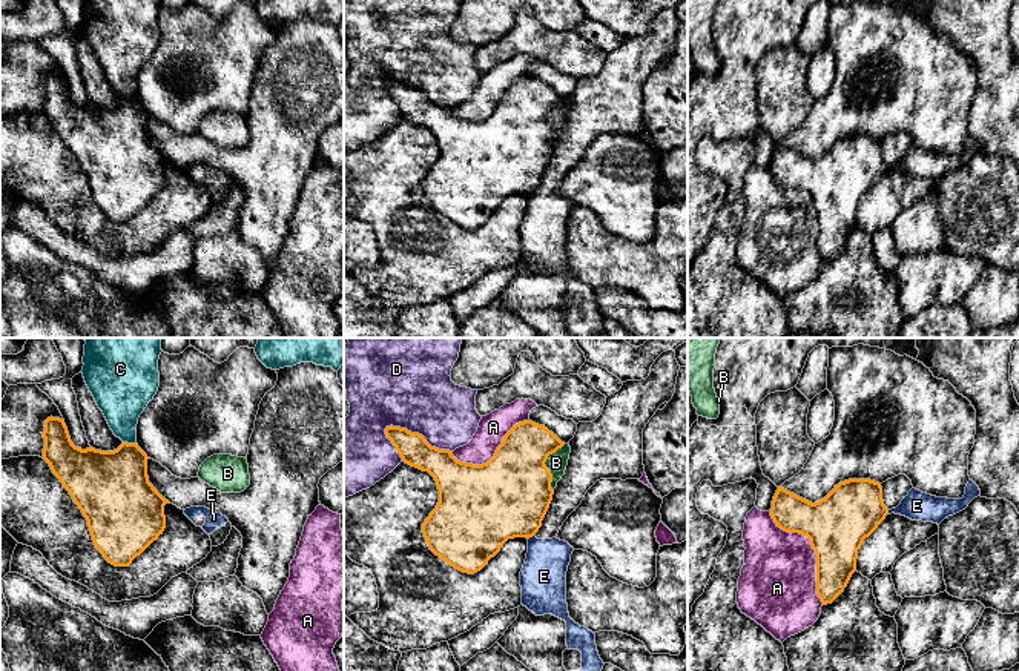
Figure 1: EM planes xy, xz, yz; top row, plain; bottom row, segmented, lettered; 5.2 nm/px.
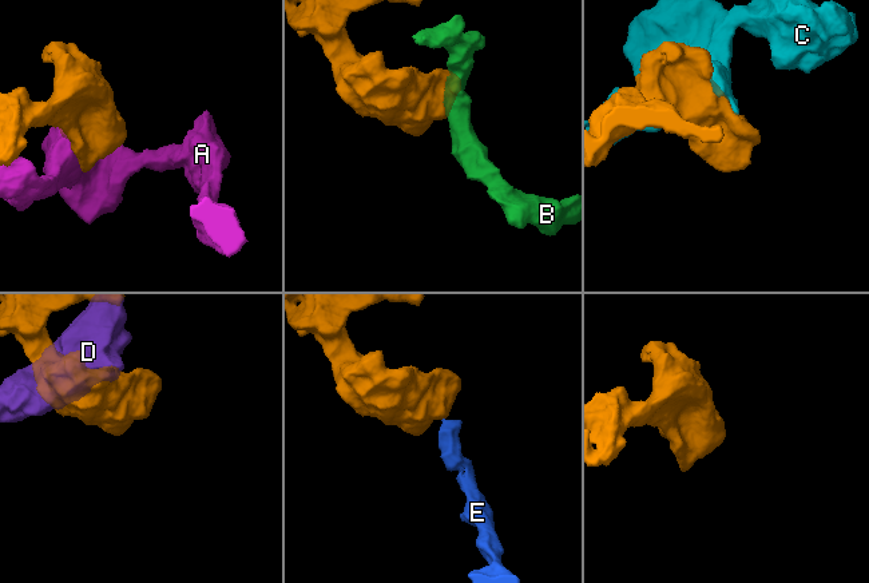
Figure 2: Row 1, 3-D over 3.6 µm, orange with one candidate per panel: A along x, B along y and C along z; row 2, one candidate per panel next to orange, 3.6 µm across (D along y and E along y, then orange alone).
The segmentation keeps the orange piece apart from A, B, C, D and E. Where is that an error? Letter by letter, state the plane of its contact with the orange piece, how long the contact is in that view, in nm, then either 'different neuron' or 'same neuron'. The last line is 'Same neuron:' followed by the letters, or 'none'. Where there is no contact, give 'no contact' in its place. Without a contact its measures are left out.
A: meets orange in yz; contact 550 nm long; different neuron
B: meets orange in xz; contact 260 nm long; different neuron
C: meets orange in xy; contact 70 nm long; different neuron
D: meets orange in xz; contact 380 nm long; different neuron
E: meets orange in xz; contact 40 nm long; different neuron
Same neuron: none

